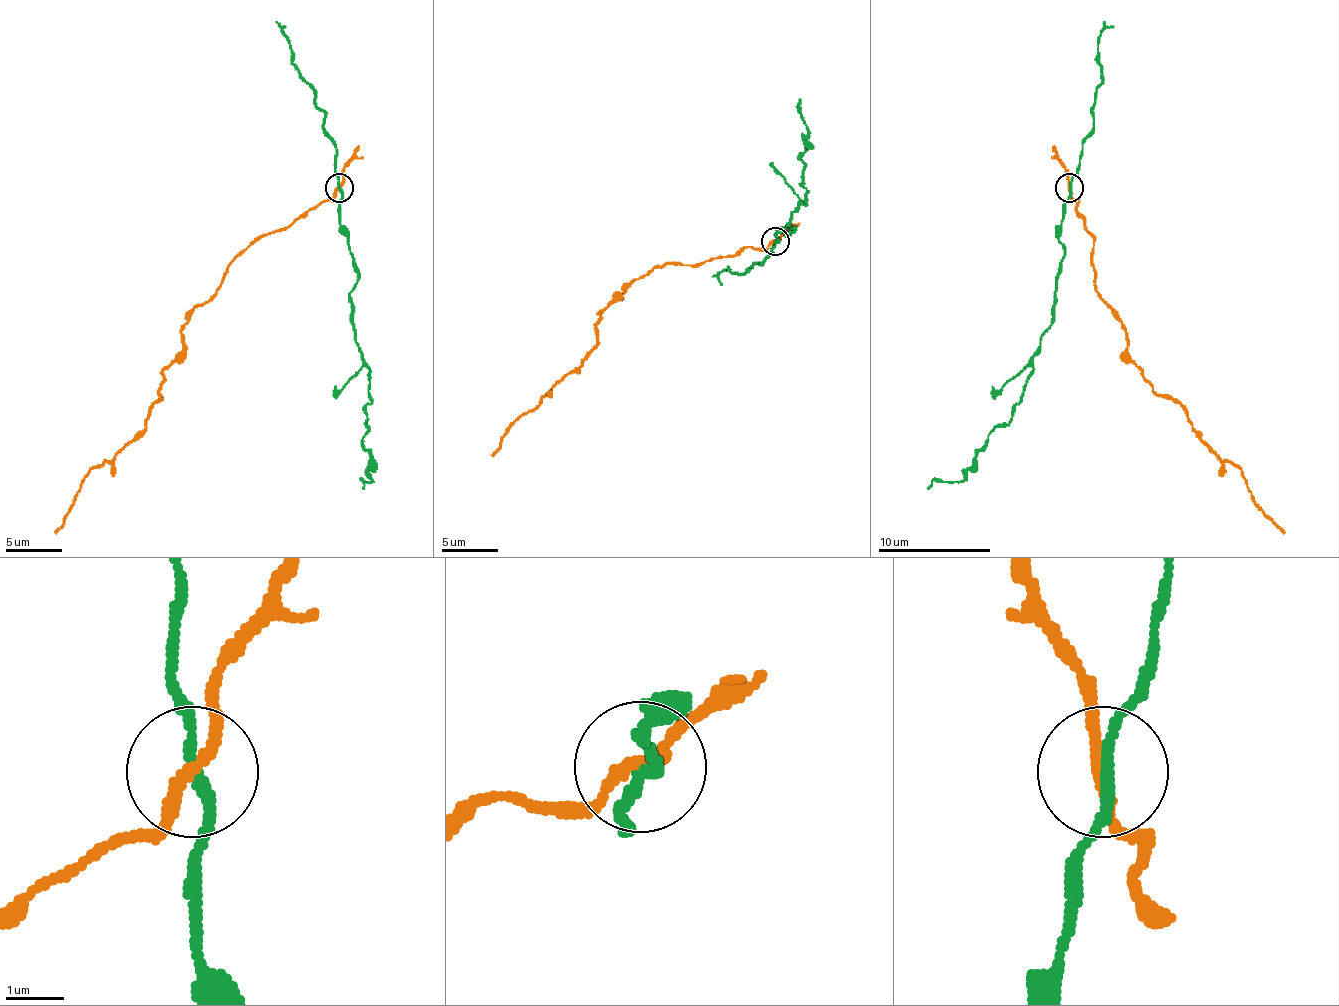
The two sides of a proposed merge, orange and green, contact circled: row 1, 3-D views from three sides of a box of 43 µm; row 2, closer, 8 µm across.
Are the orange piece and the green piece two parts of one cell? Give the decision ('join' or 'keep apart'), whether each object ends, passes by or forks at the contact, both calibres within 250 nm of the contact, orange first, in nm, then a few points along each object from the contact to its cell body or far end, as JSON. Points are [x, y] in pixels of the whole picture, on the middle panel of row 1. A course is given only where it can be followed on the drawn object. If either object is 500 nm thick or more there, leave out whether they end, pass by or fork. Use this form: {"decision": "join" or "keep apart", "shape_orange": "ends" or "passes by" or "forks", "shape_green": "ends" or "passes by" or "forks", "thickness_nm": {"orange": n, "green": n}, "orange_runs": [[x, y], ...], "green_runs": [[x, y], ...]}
{"decision": "keep apart", "shape_orange": "passes by", "shape_green": "passes by", "thickness_nm": {"orange": 190, "green": 190}, "orange_runs": [[774, 242], [693, 264], [653, 267], [637, 278], [600, 315], [597, 343], [583, 363], [510, 427], [493, 455]], "green_runs": [[774, 242], [794, 228], [786, 228], [805, 197], [800, 160], [808, 132], [800, 98]]}

